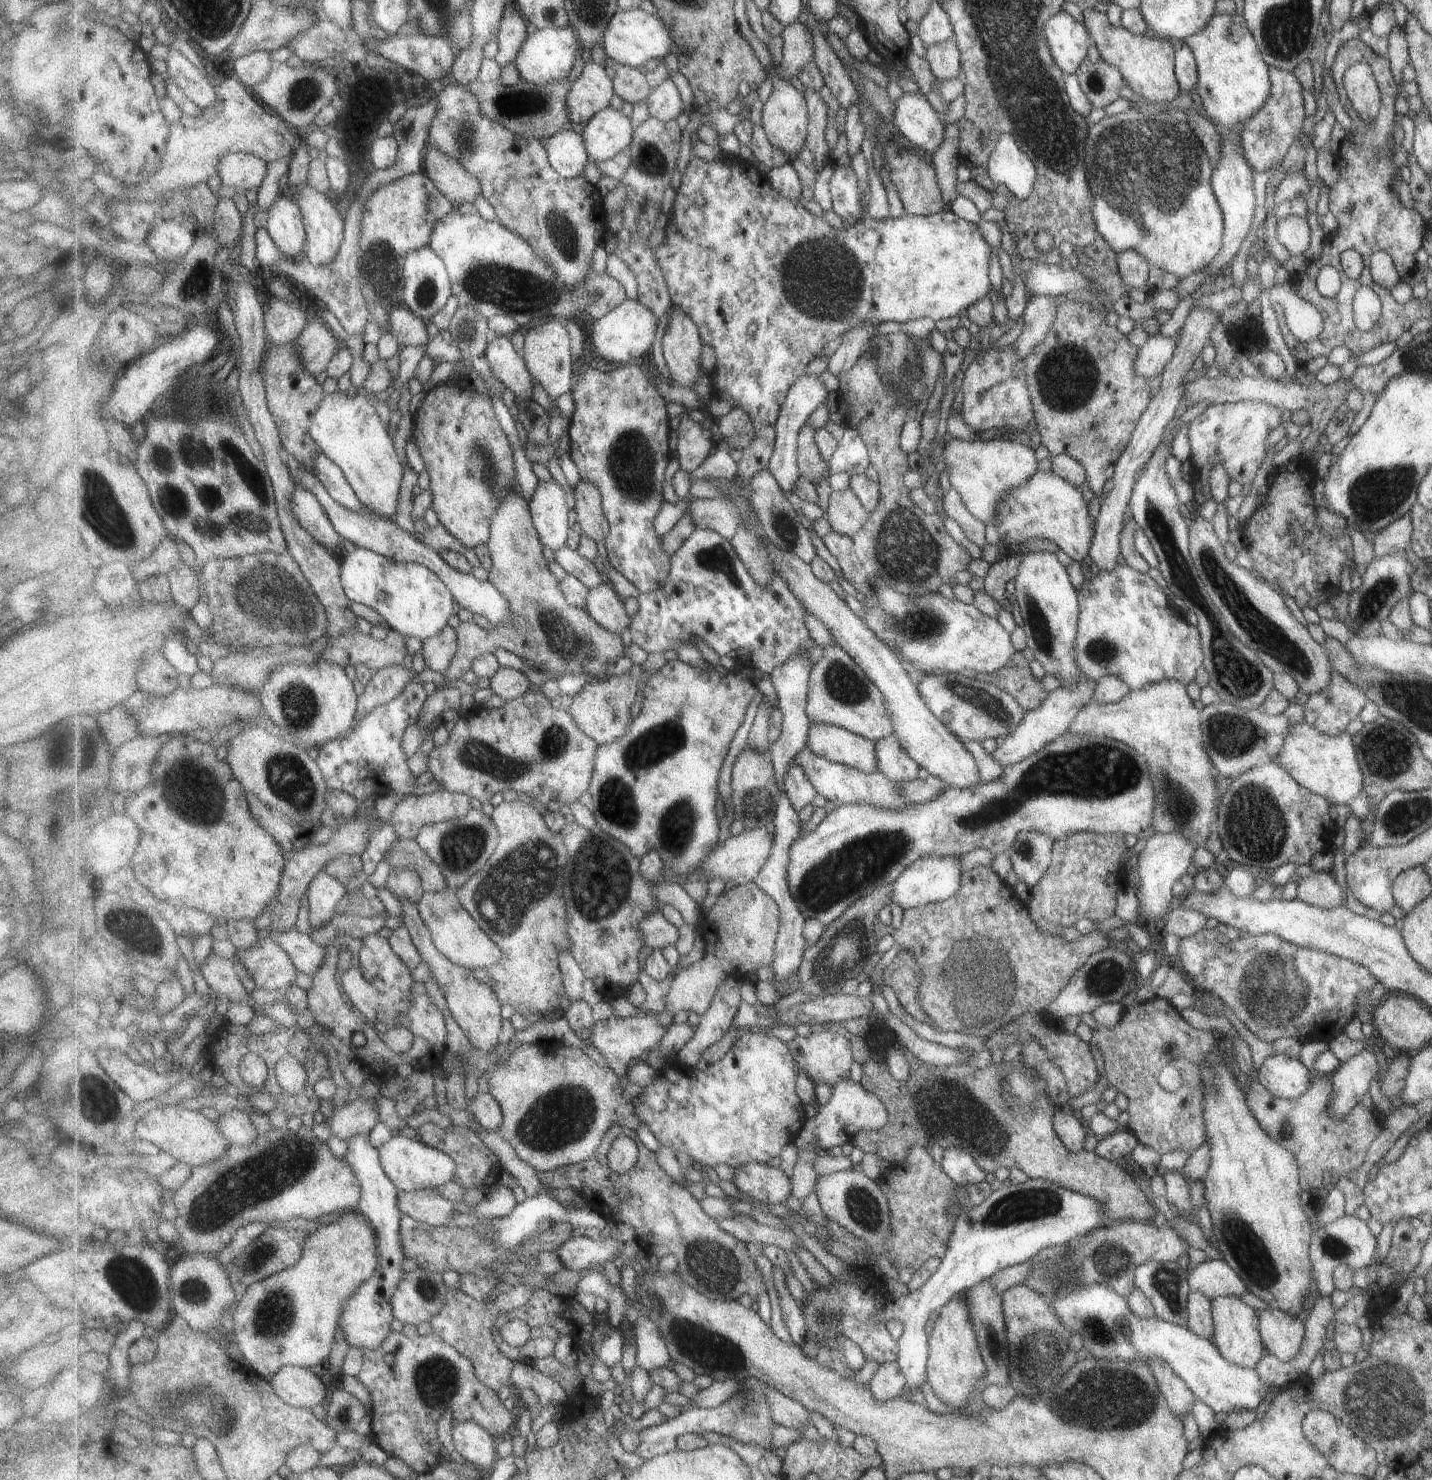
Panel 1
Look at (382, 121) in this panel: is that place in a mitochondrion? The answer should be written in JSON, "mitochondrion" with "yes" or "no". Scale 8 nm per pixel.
{"mitochondrion":"no"}

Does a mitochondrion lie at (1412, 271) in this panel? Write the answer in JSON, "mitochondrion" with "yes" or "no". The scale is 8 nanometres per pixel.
{"mitochondrion":"no"}

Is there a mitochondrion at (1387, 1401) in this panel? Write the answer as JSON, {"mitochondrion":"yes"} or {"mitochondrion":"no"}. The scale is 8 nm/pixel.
{"mitochondrion":"yes"}

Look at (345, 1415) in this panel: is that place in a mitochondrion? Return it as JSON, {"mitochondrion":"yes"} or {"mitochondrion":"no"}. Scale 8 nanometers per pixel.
{"mitochondrion":"yes"}

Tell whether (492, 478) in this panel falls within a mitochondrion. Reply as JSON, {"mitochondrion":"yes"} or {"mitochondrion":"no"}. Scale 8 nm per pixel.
{"mitochondrion":"yes"}

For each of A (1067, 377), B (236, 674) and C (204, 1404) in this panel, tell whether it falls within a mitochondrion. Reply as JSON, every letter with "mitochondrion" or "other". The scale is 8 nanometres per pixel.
{"A":"mitochondrion","B":"other","C":"mitochondrion"}

